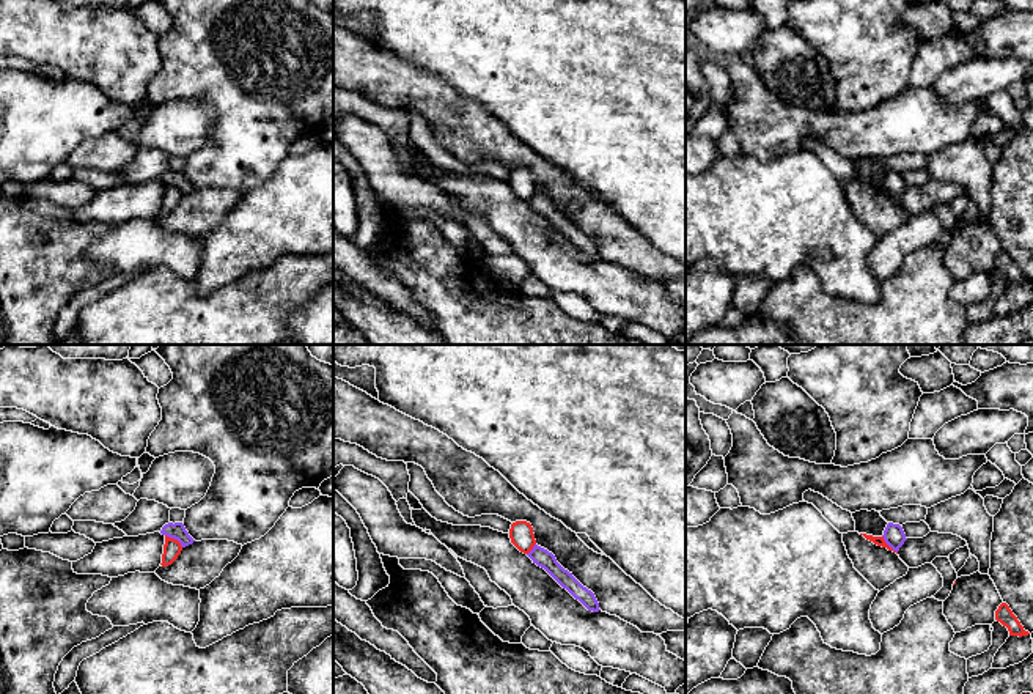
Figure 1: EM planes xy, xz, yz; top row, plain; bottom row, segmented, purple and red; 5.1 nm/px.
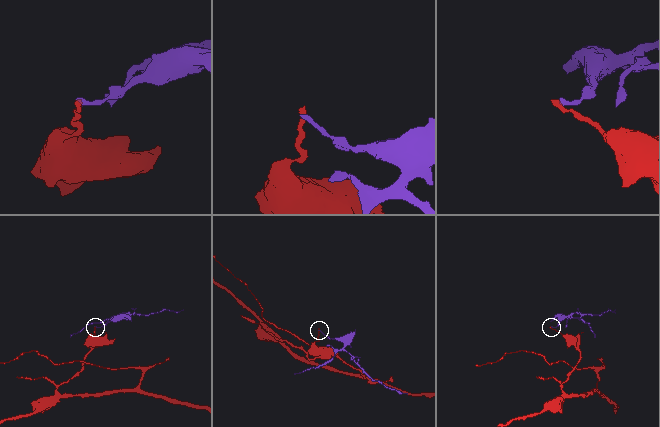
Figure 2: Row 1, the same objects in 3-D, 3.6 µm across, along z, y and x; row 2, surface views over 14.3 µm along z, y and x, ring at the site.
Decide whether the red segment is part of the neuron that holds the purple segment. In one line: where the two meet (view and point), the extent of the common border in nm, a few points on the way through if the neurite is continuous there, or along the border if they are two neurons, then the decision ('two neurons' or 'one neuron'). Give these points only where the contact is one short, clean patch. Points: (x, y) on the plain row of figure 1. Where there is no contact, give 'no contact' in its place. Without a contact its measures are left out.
meets purple in xy at (175, 186); contact 120 nm long; border along xy (165, 181), (183, 194); two neurons

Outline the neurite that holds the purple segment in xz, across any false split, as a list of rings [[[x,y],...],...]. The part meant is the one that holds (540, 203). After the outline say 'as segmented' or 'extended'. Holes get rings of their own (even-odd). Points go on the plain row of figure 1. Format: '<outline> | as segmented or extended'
[[[535,192],[527,201],[533,211],[544,216],[563,236],[579,247],[588,258],[597,260],[599,250],[591,238],[583,234],[568,217],[564,217],[552,200]]] | as segmented

